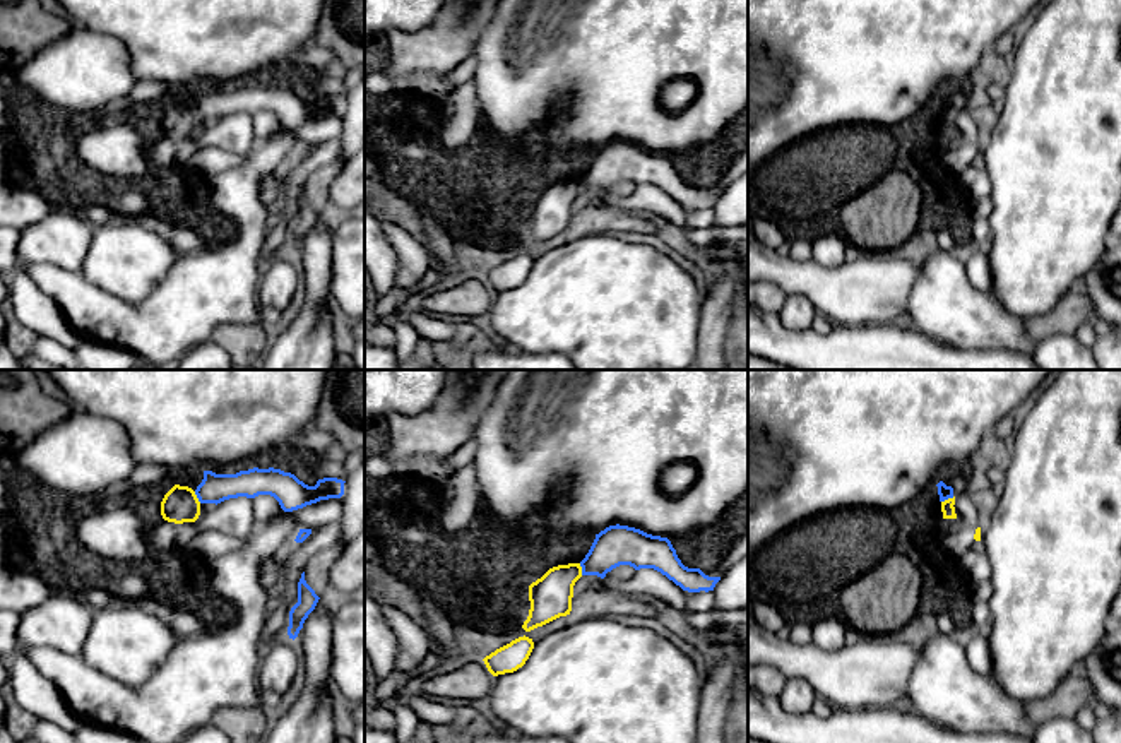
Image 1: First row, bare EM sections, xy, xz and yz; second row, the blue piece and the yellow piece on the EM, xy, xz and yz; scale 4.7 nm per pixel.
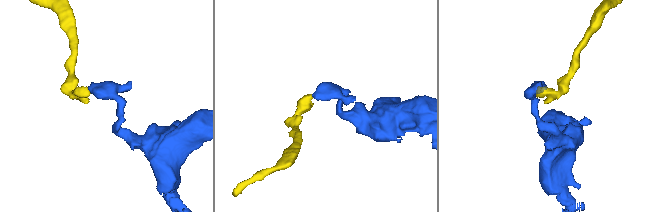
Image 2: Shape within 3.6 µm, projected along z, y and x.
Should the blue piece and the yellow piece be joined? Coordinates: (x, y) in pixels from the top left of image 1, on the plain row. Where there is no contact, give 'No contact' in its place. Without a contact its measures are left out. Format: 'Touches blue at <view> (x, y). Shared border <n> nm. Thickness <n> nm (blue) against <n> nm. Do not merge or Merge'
Touches blue at yz (947, 115). Shared border 70 nm. Thickness 70 nm (blue) against 60 nm. Do not merge

